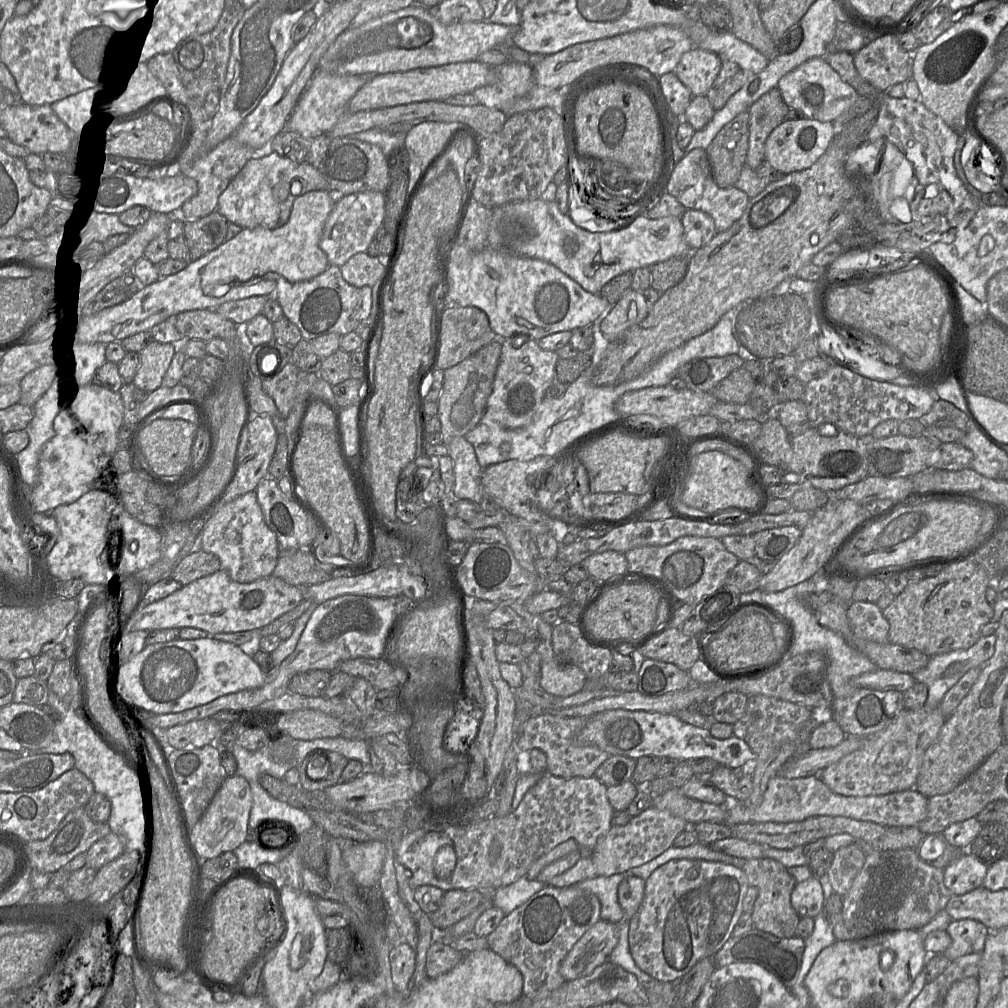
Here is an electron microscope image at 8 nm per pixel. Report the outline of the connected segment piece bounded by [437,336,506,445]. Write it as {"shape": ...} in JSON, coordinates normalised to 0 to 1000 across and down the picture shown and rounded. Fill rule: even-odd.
{"shape":[[[492,333],[490,338],[478,344],[472,350],[468,351],[451,363],[440,367],[439,384],[434,398],[434,414],[438,419],[437,431],[438,432],[438,440],[445,441],[451,434],[461,433],[477,419],[481,410],[483,397],[488,389],[489,378],[497,352],[498,339],[501,336],[502,335],[494,335],[494,333]]]}

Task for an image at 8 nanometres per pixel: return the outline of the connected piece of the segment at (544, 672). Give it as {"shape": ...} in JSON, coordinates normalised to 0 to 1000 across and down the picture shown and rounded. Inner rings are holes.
{"shape":[[[537,655],[535,678],[538,684],[553,691],[564,691],[575,687],[581,670],[572,661]]]}

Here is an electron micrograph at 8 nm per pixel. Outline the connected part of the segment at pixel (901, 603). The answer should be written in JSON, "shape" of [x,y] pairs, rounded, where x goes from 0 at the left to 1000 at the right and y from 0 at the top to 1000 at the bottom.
{"shape":[[[965,554],[936,563],[931,570],[902,579],[880,603],[875,605],[883,621],[882,637],[909,644],[923,653],[947,645],[961,644],[974,631],[974,622],[986,611],[986,604],[978,593],[978,586],[982,580],[984,574]]]}

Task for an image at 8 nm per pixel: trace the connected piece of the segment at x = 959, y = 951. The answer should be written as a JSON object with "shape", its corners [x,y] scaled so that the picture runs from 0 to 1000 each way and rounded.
{"shape":[[[966,912],[945,913],[939,921],[943,938],[936,947],[942,953],[962,945],[974,944],[982,923]]]}

